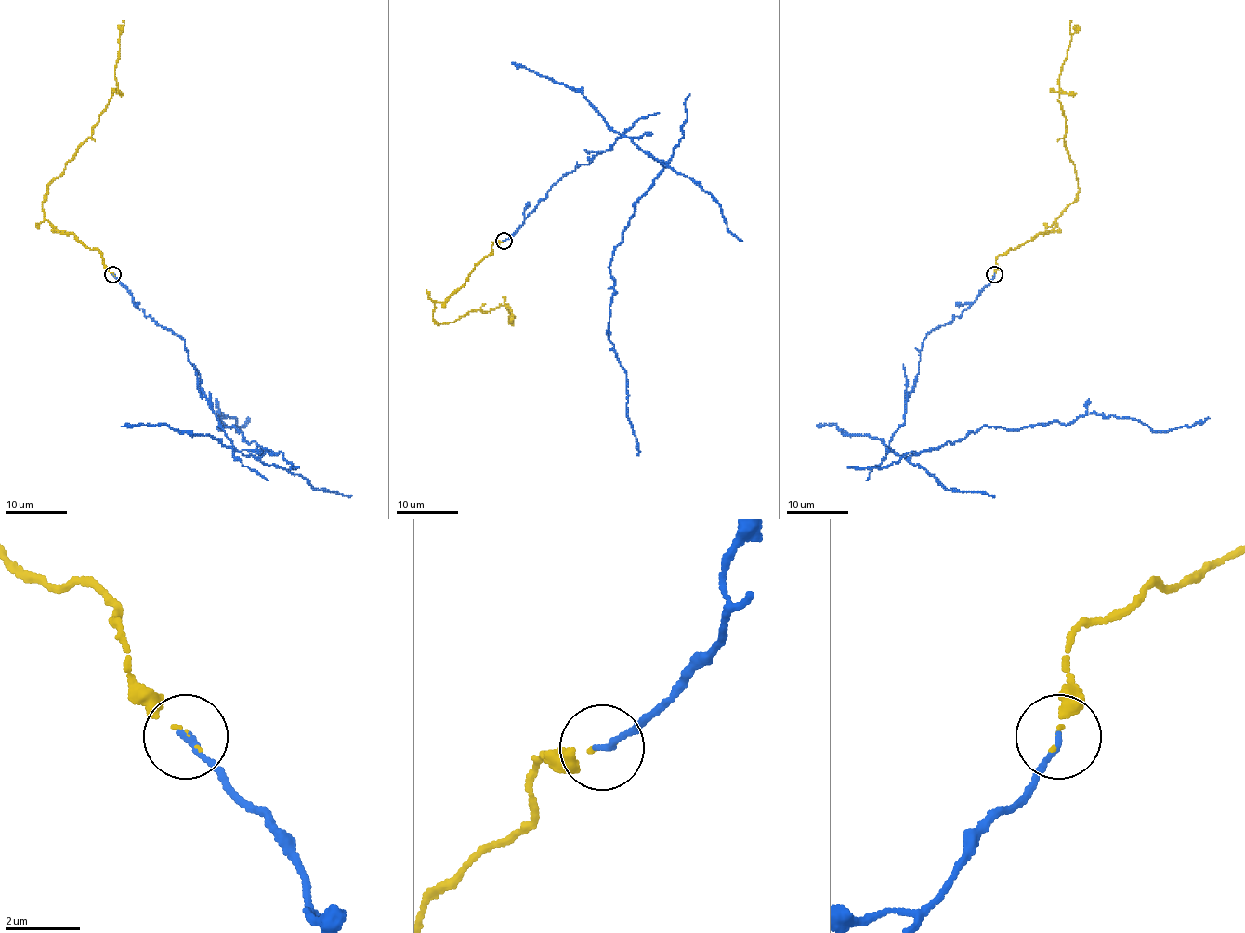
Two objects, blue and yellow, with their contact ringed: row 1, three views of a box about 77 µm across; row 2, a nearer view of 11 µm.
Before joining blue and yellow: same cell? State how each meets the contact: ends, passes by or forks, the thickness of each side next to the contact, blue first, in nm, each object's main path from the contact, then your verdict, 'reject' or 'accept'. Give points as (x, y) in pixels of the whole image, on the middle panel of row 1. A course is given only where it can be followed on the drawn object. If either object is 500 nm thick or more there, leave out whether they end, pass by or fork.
blue ends there; yellow ends there; 150 nm thick on the blue side, 80 nm on the other; blue runs (504, 241), (549, 190), (622, 135), (661, 163), (609, 271), (609, 335), (626, 374), (637, 455); yellow runs (504, 241), (491, 245), (443, 302), (434, 304), (433, 318), (438, 325), (452, 322), (501, 304), (513, 316); reject

